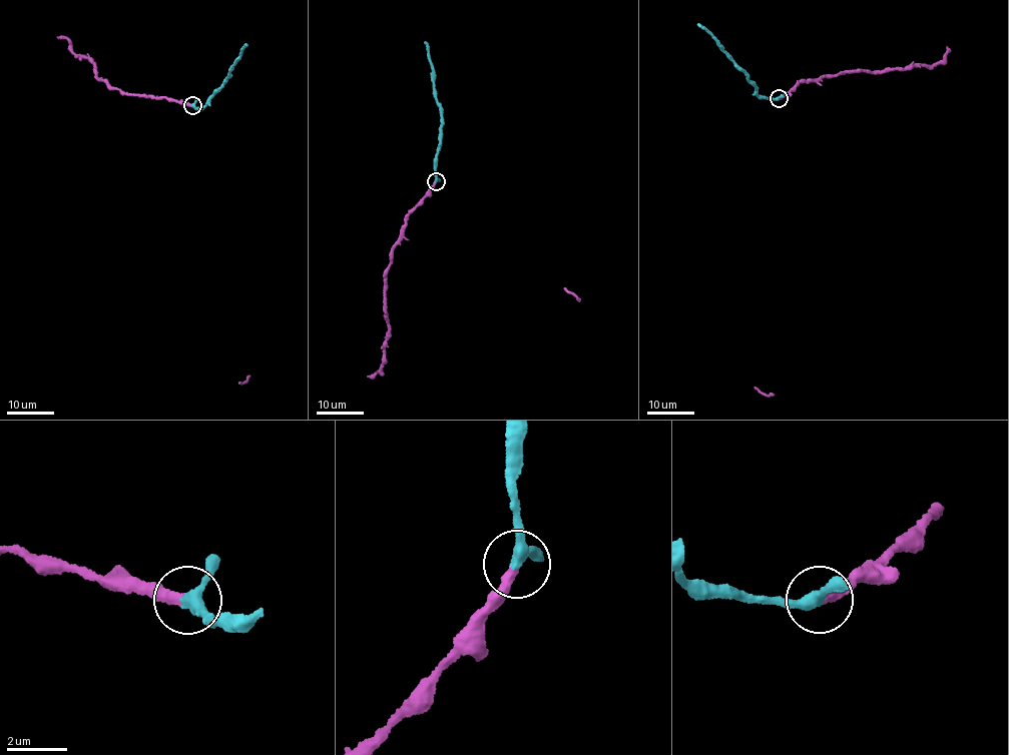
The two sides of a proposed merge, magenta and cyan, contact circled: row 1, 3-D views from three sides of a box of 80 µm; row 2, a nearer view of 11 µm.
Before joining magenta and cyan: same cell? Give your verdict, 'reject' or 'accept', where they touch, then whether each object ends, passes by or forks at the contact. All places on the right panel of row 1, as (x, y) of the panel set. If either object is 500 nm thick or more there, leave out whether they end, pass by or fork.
accept; place (779, 98); magenta ends; cyan passes by

